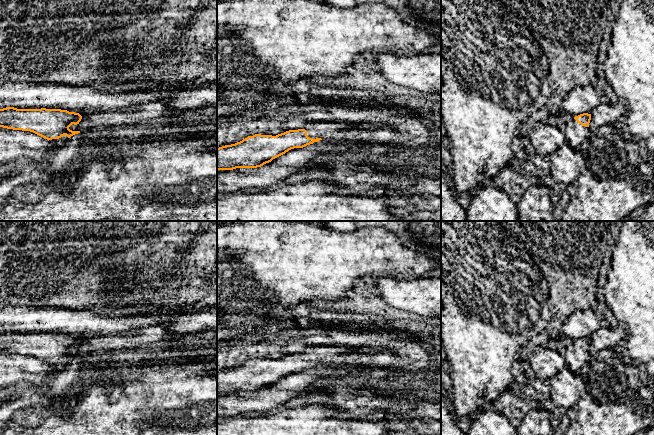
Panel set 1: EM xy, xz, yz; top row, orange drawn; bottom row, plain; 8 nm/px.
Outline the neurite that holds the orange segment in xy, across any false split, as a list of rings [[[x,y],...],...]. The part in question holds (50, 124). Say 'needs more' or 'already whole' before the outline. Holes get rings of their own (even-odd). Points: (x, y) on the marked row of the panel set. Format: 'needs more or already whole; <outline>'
needs more; [[[0,109],[0,127],[33,132],[47,139],[50,146],[58,146],[80,133],[70,130],[69,127],[79,124],[81,119],[79,113],[61,109]]]

